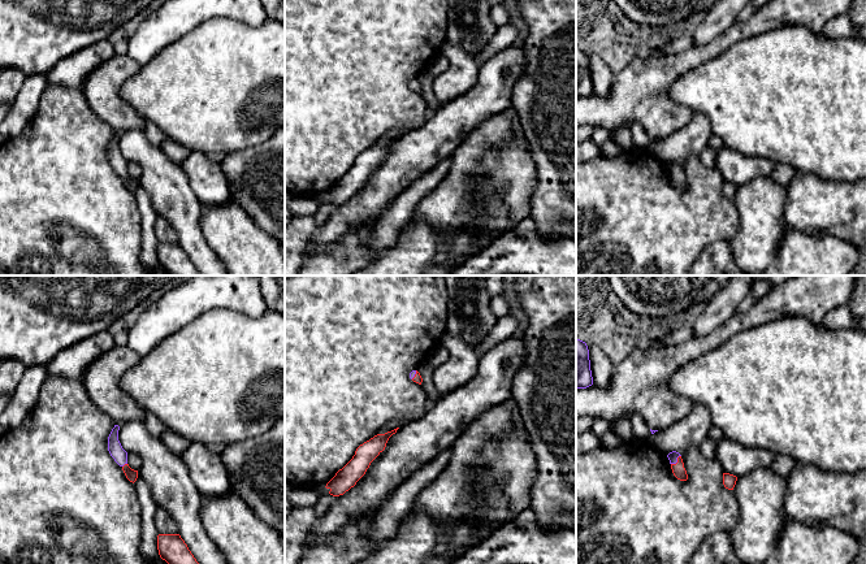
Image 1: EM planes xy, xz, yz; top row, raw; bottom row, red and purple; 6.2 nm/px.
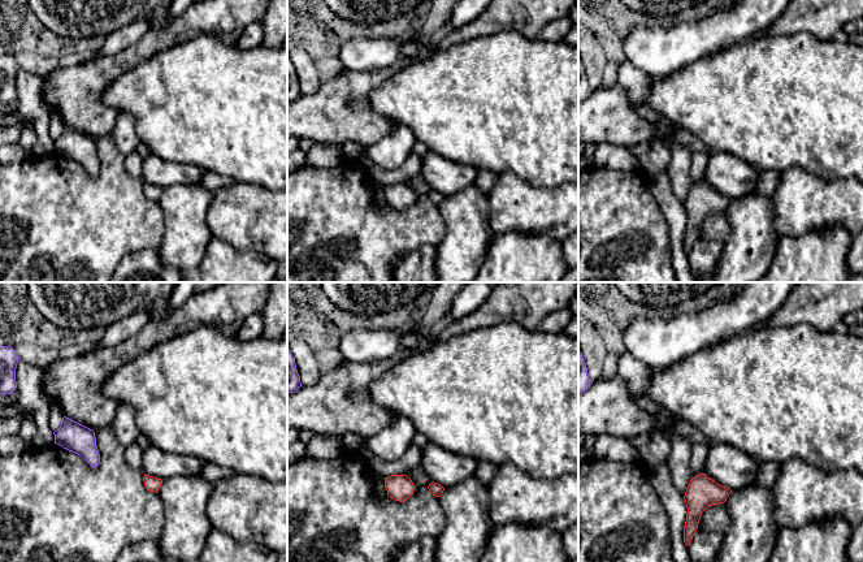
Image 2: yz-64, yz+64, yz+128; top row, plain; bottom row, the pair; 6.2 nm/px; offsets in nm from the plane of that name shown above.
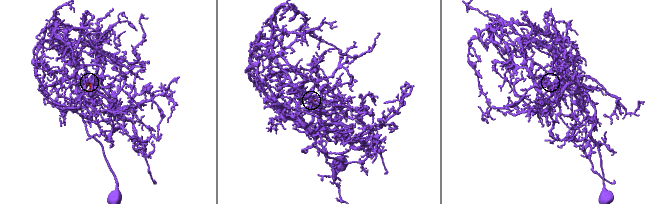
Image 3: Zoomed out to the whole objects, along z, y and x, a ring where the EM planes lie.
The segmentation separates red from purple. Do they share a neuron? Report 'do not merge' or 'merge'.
merge

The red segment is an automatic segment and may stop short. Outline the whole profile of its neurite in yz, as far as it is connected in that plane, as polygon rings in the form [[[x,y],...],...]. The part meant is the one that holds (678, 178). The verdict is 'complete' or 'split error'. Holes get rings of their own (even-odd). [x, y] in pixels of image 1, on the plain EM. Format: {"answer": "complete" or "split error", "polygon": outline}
{"answer": "split error", "polygon": [[[672,160],[667,164],[667,166],[670,169],[674,185],[680,190],[687,190],[688,183],[687,183],[687,179],[684,177],[681,164],[676,160]]]}

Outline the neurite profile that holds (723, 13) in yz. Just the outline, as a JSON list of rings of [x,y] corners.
[[[719,0],[697,23],[690,34],[694,45],[703,45],[722,35],[742,10],[749,0]]]

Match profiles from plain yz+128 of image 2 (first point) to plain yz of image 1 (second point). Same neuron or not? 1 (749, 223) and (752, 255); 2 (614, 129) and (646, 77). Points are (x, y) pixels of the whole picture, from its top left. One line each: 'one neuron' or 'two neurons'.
1: one neuron
2: one neuron

